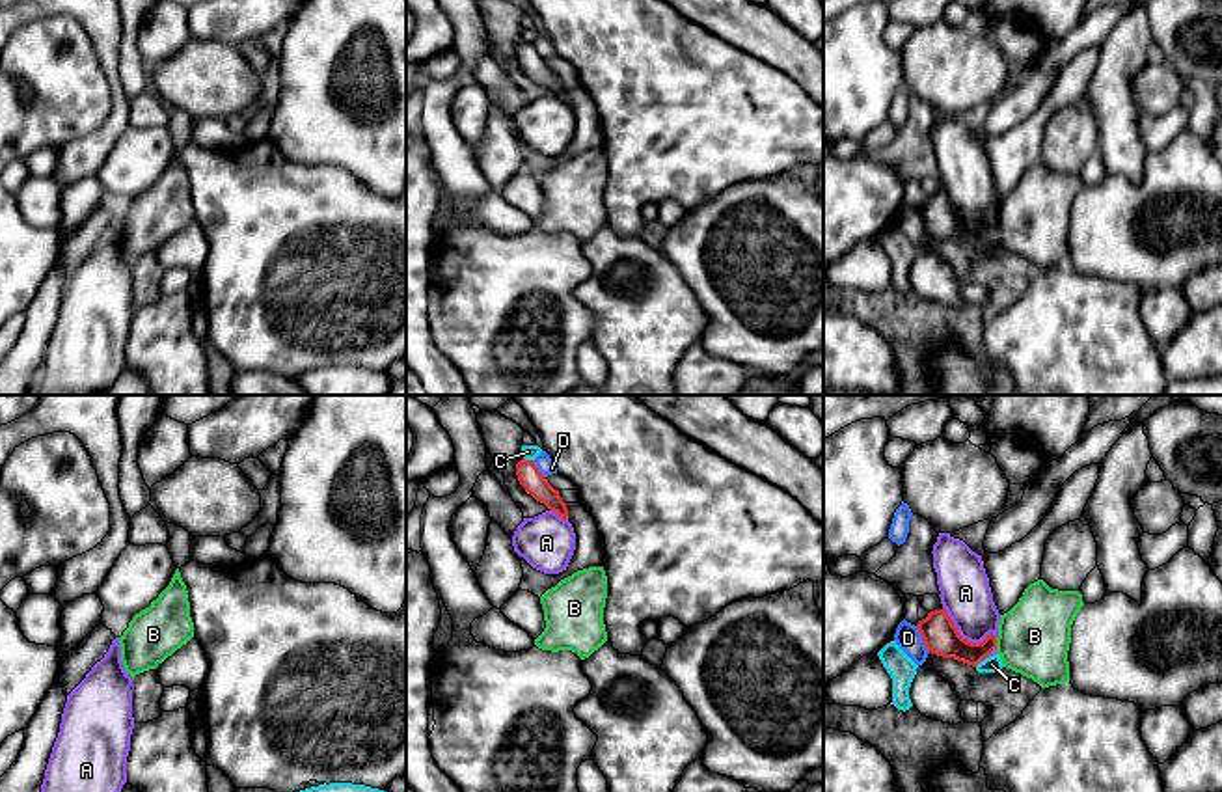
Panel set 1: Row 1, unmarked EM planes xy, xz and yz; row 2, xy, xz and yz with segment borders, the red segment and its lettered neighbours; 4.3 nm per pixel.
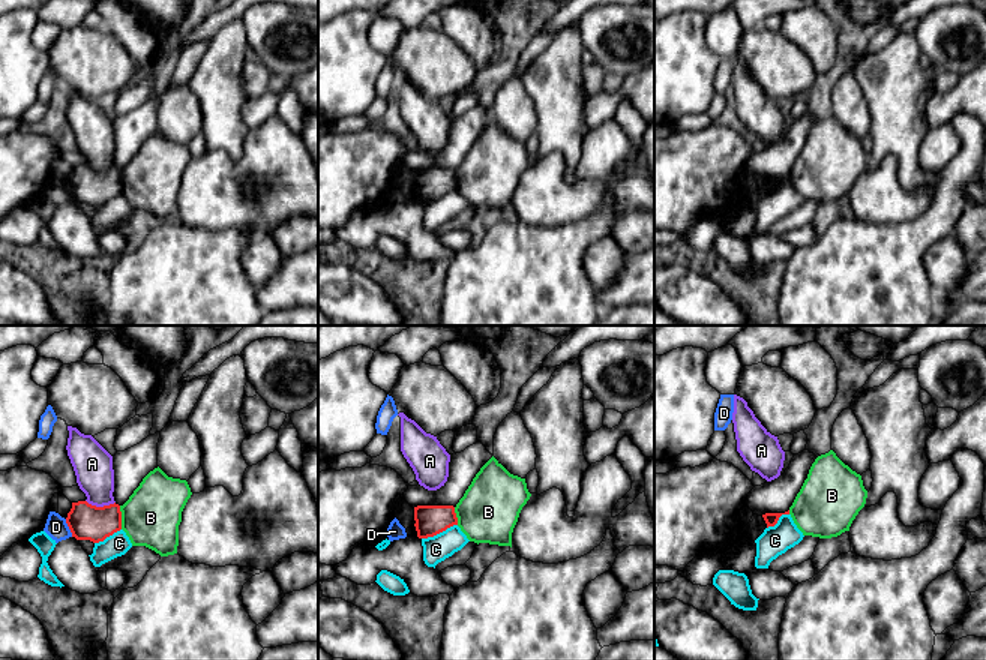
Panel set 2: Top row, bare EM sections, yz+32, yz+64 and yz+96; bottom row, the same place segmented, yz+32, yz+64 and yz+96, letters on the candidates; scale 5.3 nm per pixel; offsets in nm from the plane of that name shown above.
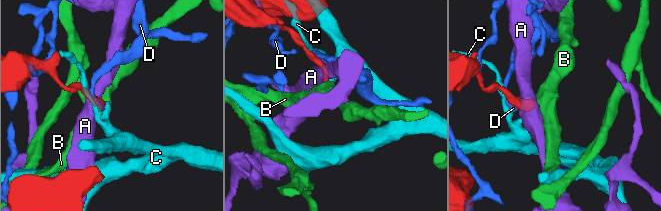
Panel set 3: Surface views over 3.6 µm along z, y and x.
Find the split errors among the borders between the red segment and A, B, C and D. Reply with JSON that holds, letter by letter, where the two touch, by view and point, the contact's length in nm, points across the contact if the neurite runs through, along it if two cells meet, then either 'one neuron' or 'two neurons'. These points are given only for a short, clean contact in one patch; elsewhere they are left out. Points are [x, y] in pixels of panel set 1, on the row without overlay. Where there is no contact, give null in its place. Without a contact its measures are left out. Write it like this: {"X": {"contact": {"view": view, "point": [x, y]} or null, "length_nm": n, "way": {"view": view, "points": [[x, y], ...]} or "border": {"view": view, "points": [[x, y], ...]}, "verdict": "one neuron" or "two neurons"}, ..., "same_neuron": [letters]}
{"A": {"contact": {"view": "yz", "point": [965, 222]}, "length_nm": 260, "border": {"view": "yz", "points": [[943, 191], [964, 220], [995, 220]]}, "verdict": "two neurons"}, "B": {"contact": {"view": "yz", "point": [995, 226]}, "length_nm": 50, "border": {"view": "yz", "points": [[995, 220], [997, 230]]}, "verdict": "two neurons"}, "C": {"contact": {"view": "xz", "point": [529, 43]}, "length_nm": 50, "verdict": "two neurons"}, "D": {"contact": {"view": "yz", "point": [923, 220]}, "length_nm": 130, "verdict": "two neurons"}, "same_neuron": []}

